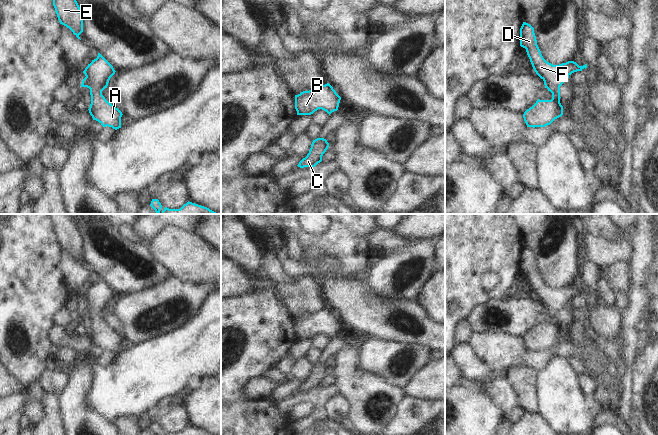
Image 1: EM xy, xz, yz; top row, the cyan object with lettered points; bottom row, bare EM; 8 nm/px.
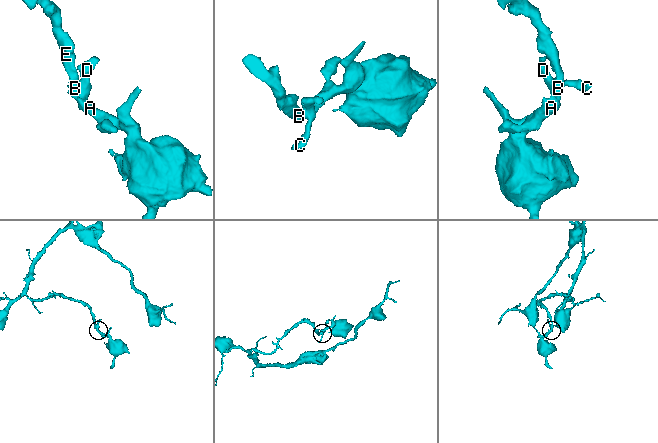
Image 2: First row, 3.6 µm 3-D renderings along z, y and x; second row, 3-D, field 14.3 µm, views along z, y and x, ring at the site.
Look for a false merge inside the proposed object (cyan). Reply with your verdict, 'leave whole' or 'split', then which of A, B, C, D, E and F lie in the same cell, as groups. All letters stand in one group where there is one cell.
leave whole; A B C D E F

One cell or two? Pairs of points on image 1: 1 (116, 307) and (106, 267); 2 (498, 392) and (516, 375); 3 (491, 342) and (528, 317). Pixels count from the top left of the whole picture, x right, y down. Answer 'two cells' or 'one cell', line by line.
1: two cells
2: two cells
3: two cells

